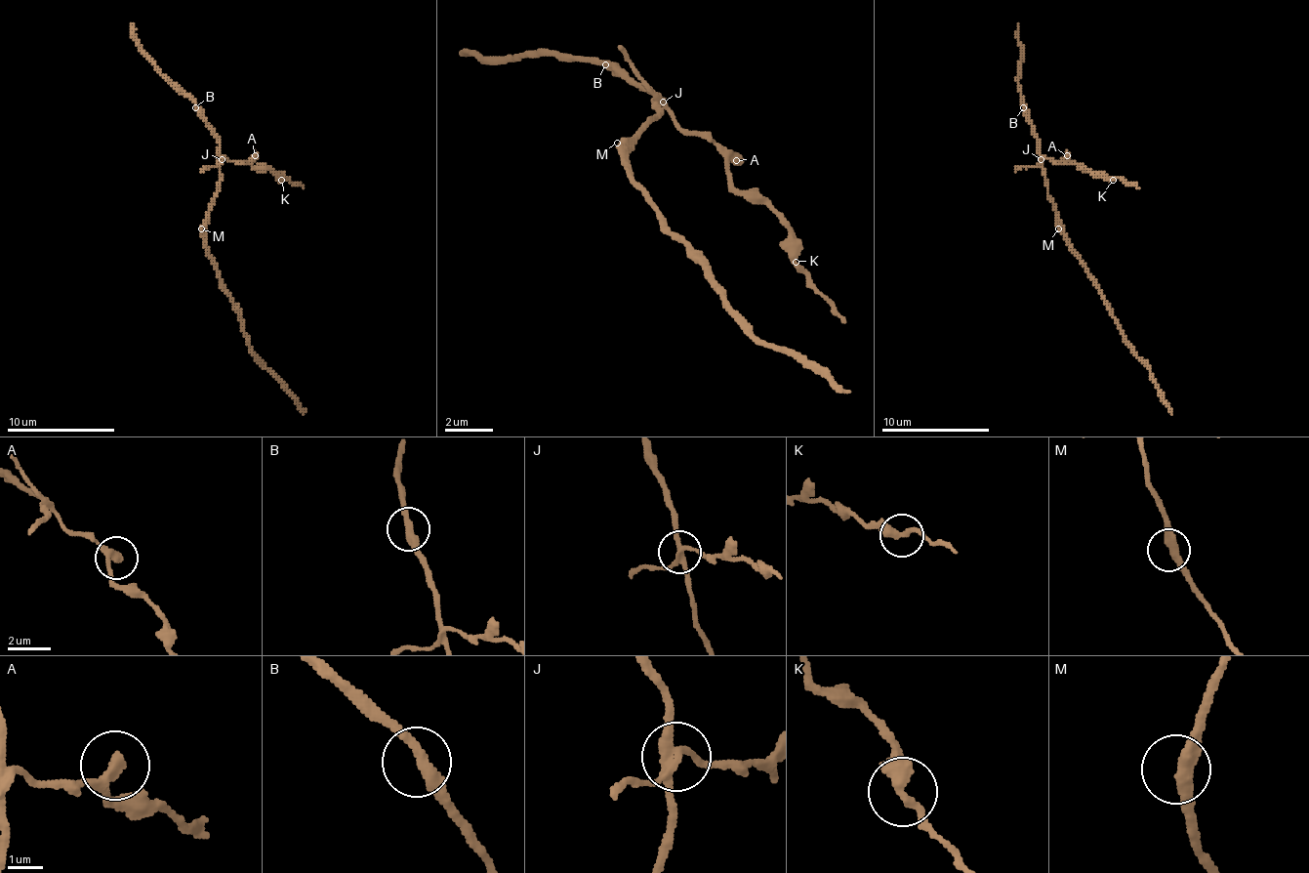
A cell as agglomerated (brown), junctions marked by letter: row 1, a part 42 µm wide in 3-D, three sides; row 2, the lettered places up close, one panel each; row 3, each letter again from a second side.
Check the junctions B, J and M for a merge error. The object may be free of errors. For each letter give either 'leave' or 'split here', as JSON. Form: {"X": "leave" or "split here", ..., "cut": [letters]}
{"B": "leave", "J": "split here", "M": "leave", "cut": ["J"]}

